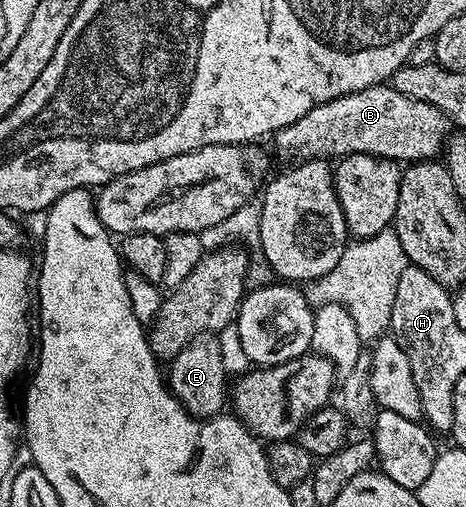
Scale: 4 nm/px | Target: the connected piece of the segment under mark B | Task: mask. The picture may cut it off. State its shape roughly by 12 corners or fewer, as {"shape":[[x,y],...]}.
{"shape":[[393,85],[274,132],[282,159],[441,156],[446,115]]}

